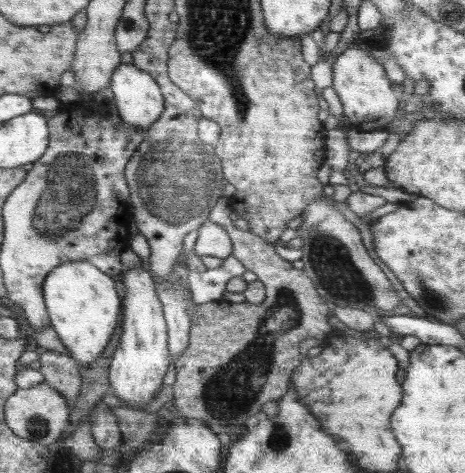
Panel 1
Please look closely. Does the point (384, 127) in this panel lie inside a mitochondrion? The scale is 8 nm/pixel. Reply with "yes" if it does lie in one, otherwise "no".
no

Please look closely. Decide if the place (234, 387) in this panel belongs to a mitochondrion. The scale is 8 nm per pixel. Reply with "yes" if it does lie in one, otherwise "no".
yes

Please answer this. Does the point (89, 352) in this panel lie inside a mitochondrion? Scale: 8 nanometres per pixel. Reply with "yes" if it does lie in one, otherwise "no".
no

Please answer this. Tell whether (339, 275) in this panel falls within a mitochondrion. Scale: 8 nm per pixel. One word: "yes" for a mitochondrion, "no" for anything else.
yes

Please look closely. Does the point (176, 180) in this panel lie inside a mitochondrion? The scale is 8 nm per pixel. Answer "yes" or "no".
yes

